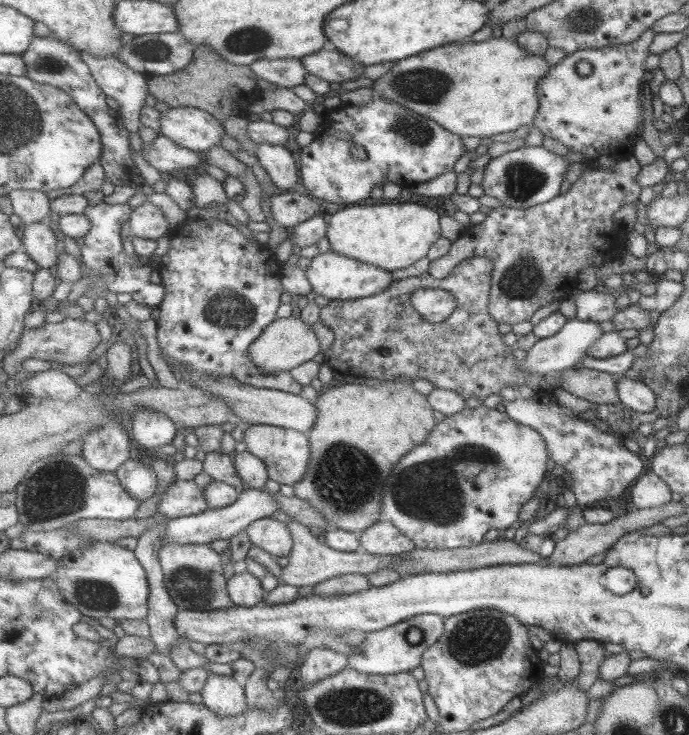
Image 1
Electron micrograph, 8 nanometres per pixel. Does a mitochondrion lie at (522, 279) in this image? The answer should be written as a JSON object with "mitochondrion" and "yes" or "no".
{"mitochondrion":"yes"}

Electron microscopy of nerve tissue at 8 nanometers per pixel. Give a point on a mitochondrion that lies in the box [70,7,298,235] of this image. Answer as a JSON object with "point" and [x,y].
{"point":[251,40]}

